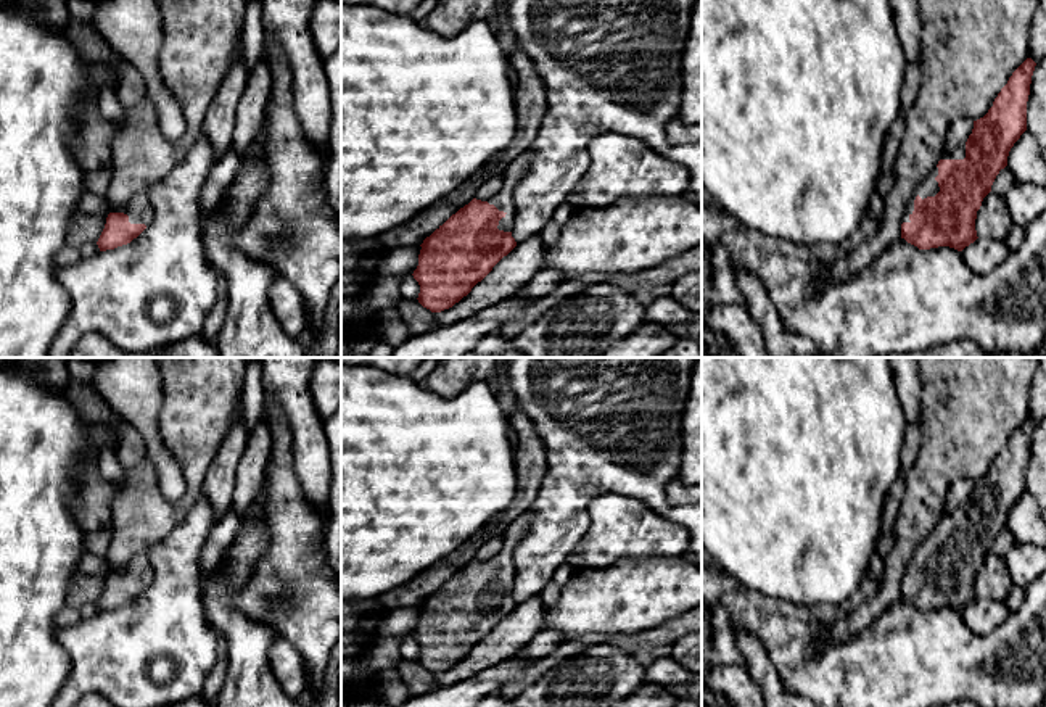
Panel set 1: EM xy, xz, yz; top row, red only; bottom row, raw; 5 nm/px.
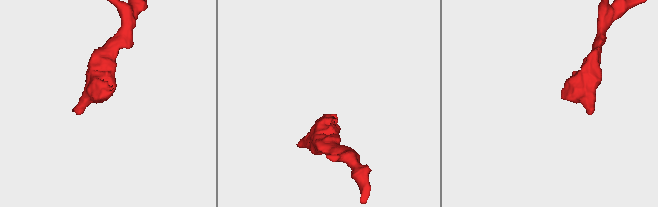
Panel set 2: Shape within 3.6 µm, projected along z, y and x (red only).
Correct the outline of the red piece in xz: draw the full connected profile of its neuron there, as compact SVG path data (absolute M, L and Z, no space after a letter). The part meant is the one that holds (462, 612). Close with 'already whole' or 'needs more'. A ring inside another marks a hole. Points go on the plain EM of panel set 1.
M529 509L507 527L502 535L502 549L494 557L486 562L473 559L423 601L418 626L412 635L420 646L417 660L423 668L431 673L452 668L517 607L512 597L515 580L513 551L525 536L533 515Z; needs more

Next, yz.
M1027 419L1012 433L988 473L974 482L969 499L954 511L943 514L933 531L916 549L906 564L901 585L901 599L908 604L919 610L949 607L962 612L978 599L975 591L977 572L991 552L999 531L1007 527L1011 509L1027 491L1027 462L1035 427L1036 424Z; needs more

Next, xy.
M146 554L134 556L124 572L109 568L105 589L97 602L100 612L114 610L137 599L154 578L154 568Z; needs more

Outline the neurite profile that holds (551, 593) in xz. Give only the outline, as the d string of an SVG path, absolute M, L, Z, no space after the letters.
M550 580L539 594L544 607L554 607L558 602L560 593L562 586Z

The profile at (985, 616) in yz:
M977 599L974 604L966 607L961 615L975 635L985 636L998 630L1011 615L1011 610L1006 602L995 599Z

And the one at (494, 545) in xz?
M494 536L491 540L488 540L484 544L481 544L481 548L476 551L475 559L486 562L491 557L494 557L500 549L502 549L502 536Z

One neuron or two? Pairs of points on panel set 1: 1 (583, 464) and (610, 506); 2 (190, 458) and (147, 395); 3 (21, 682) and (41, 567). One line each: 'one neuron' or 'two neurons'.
1: two neurons
2: two neurons
3: one neuron

